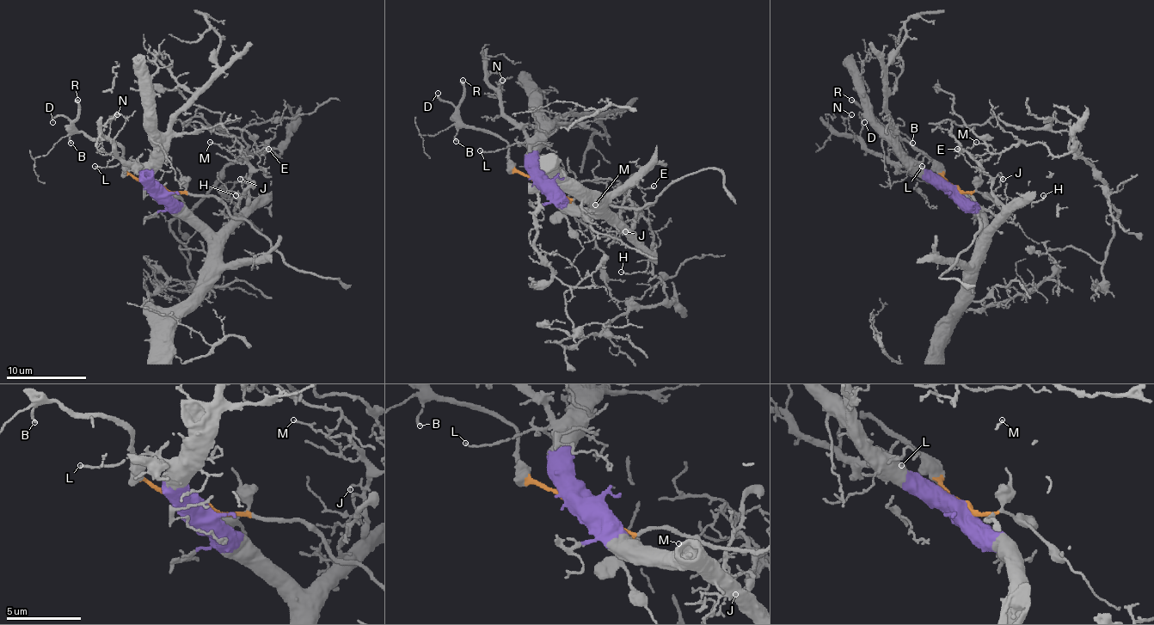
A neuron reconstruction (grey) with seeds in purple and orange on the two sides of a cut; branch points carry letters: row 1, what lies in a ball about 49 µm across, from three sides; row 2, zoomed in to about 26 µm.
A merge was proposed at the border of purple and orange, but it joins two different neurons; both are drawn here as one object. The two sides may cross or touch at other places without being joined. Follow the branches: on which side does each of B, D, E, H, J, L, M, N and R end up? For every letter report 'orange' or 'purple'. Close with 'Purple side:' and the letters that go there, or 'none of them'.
B: orange
D: orange
E: purple
H: purple
J: purple
L: purple
M: purple
N: purple
R: orange
Purple side: E, H, J, L, M, N

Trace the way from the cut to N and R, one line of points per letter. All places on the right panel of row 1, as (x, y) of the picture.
N: (955, 187), (933, 184), (873, 154), (849, 133), (844, 121), (850, 115)
R: (955, 187), (939, 174), (929, 160), (891, 127), (876, 123), (850, 99)

